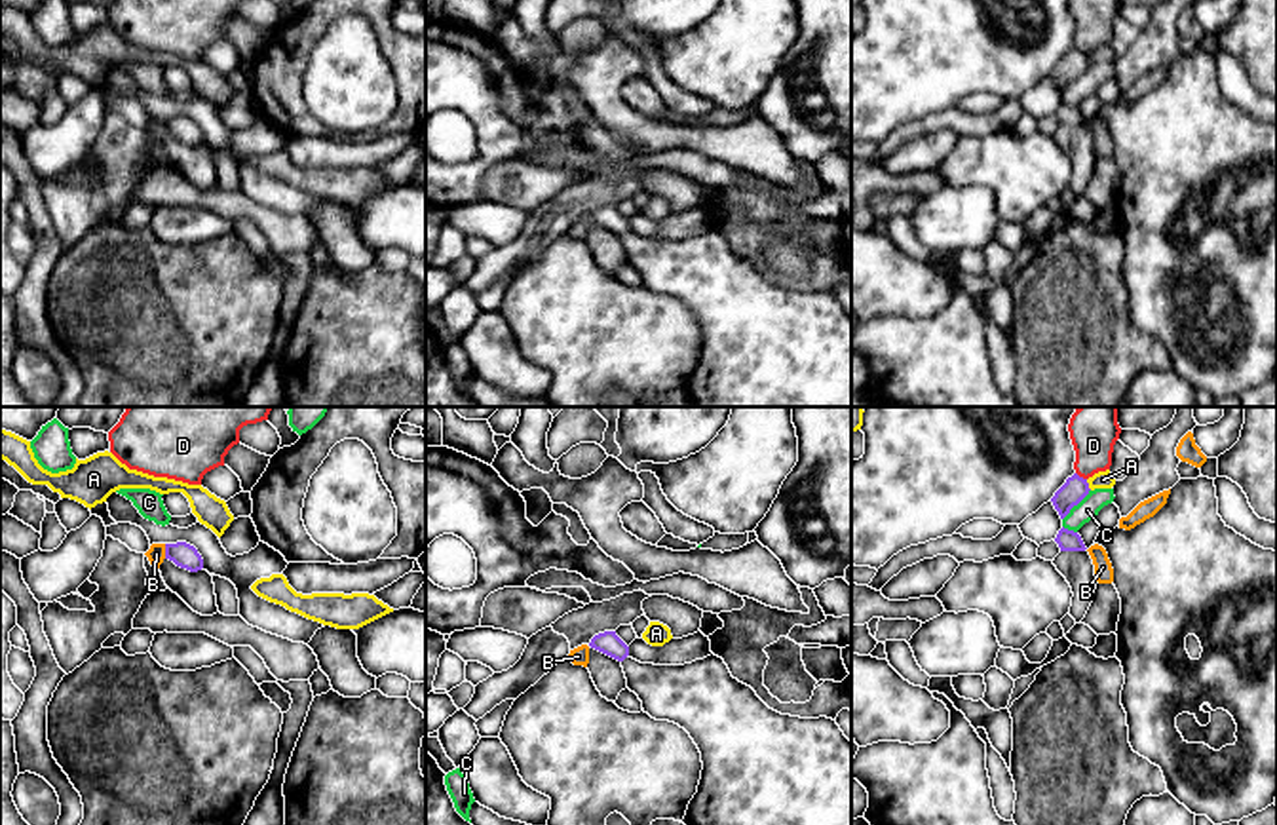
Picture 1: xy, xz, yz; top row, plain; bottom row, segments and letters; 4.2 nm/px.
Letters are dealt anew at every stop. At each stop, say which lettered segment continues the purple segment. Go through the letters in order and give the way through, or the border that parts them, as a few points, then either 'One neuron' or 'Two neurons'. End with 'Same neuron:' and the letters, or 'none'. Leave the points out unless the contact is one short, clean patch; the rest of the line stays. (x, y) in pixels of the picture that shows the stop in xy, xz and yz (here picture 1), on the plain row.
A: Two neurons
B: Boundary: xy (164, 118), (166, 132). Two neurons
C: Two neurons
D: Two neurons
Same neuron: none

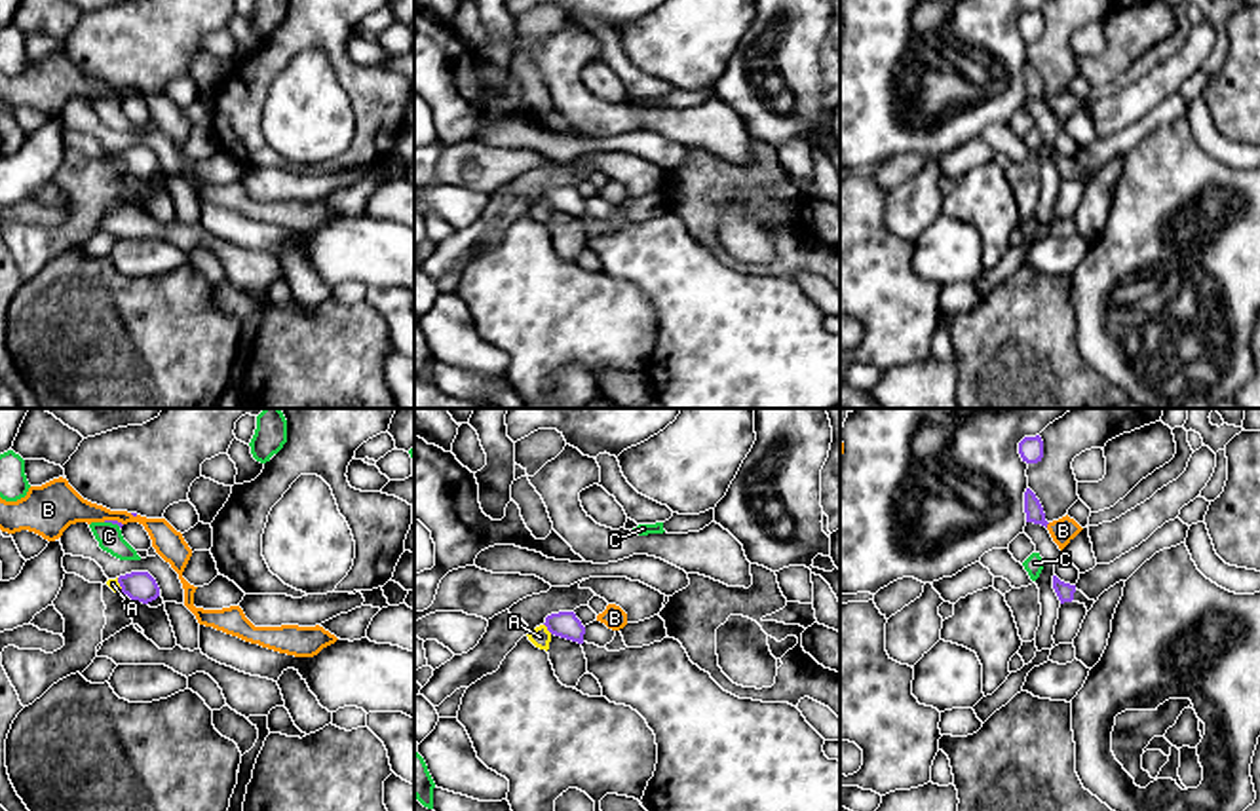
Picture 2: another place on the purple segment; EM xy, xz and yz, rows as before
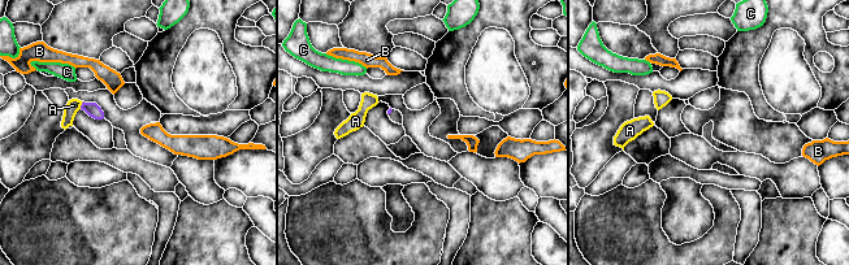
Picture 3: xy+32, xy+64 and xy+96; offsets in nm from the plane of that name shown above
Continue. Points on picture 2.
A: Boundary: xz (544, 198), (552, 207). Two neurons
B: Two neurons
C: Two neurons
Same neuron: none

